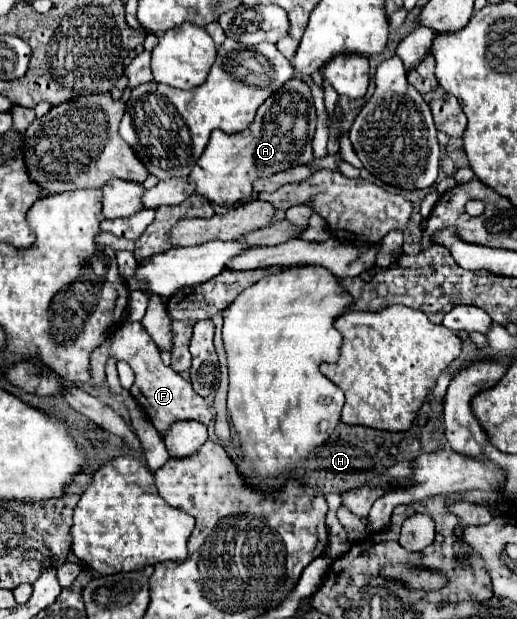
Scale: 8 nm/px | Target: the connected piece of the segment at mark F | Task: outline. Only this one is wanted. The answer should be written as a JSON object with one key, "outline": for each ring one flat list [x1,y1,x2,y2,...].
{"outline":[[124,322,112,338,108,338,102,346,98,346,92,356,90,356,90,384,100,388,106,382,106,362,108,358,122,360,134,370,134,384,130,388,130,394,138,400,138,404,144,408,146,416,154,424,160,436,164,436,172,424,184,422,184,420,198,420,202,424,212,422,212,412,210,406,202,396,198,396,190,382,182,378,178,372,174,372,170,366,164,366,160,360,160,350,154,344,154,340,148,336,146,328,140,322]]}

